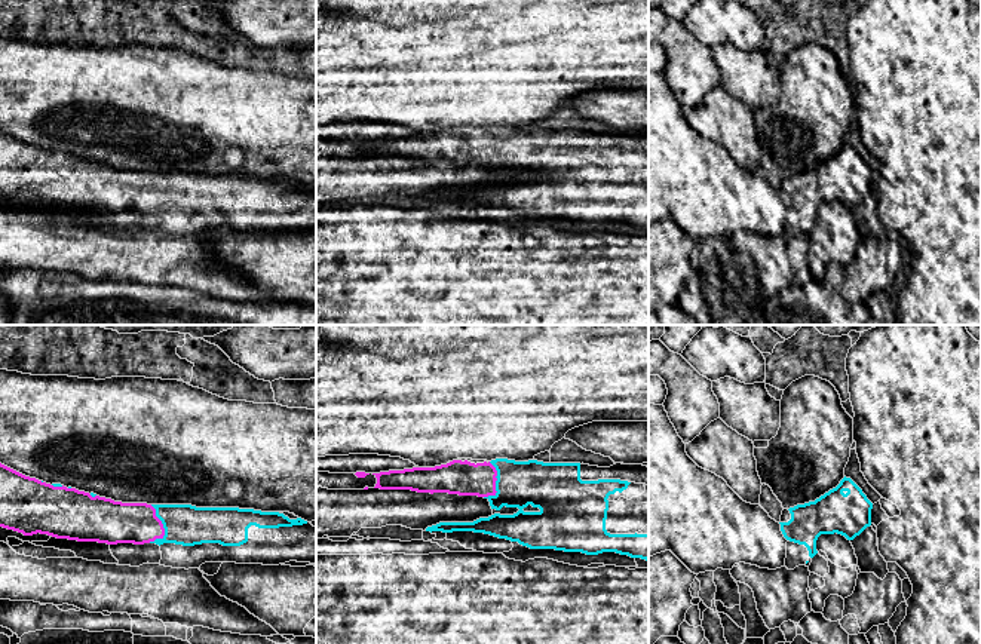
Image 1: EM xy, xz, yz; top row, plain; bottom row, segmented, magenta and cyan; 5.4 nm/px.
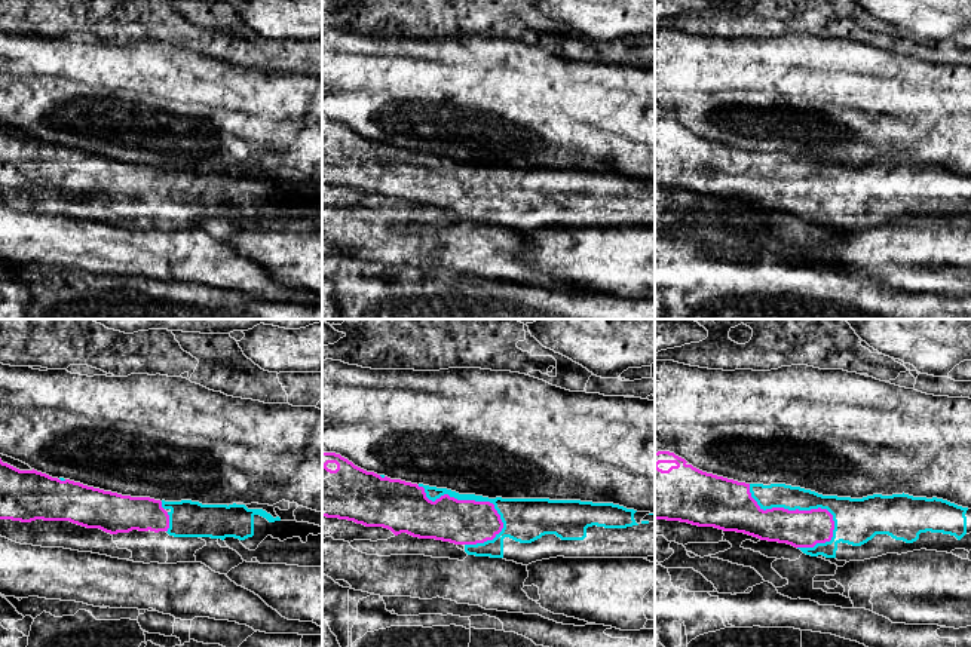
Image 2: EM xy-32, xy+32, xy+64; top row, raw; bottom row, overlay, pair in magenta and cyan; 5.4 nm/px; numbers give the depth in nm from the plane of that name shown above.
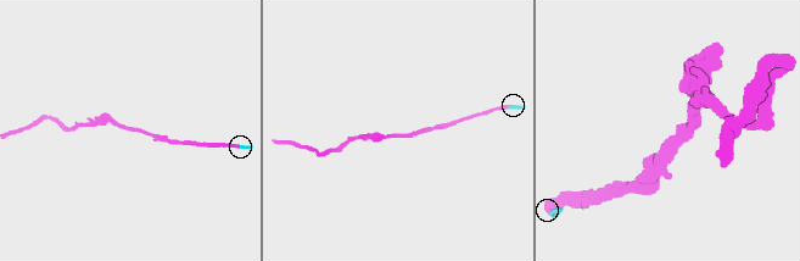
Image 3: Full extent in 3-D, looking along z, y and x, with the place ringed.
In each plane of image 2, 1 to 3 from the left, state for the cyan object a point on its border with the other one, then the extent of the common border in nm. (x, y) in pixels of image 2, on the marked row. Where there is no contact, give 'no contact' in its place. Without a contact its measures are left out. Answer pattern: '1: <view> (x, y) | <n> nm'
1: xy-32 (168, 523) | 110 nm
2: xy+32 (466, 500) | 500 nm
3: xy+64 (798, 509) | 550 nm

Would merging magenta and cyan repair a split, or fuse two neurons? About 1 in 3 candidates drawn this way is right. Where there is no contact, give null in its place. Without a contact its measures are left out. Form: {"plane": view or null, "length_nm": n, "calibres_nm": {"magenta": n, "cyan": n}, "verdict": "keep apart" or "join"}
{"plane": "xy", "length_nm": 200, "calibres_nm": {"magenta": 220, "cyan": 220}, "verdict": "join"}

